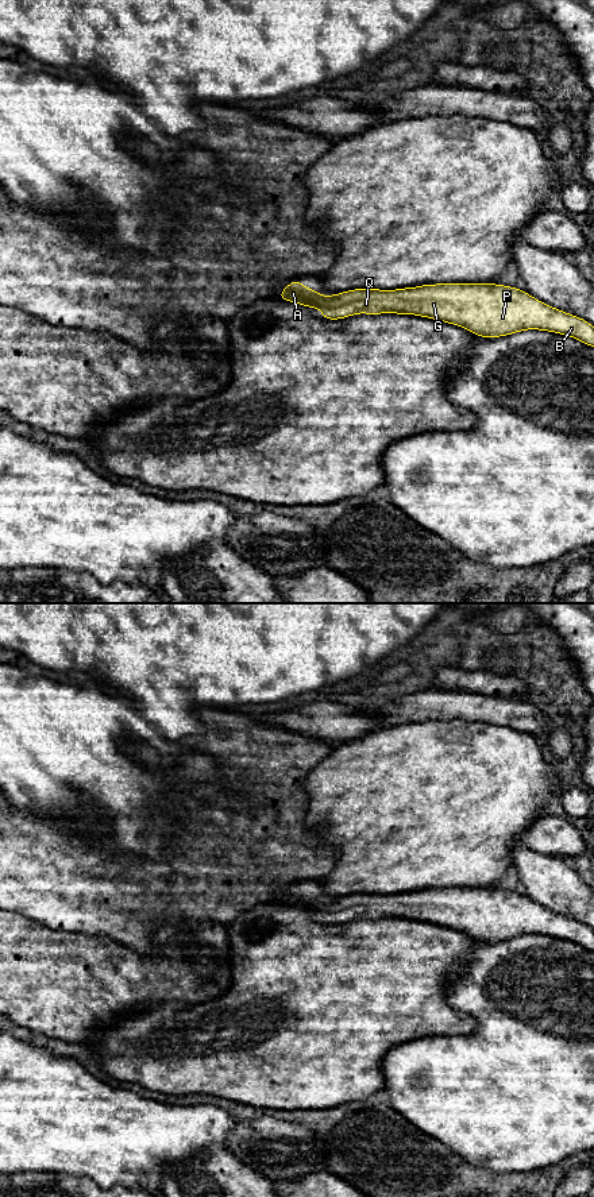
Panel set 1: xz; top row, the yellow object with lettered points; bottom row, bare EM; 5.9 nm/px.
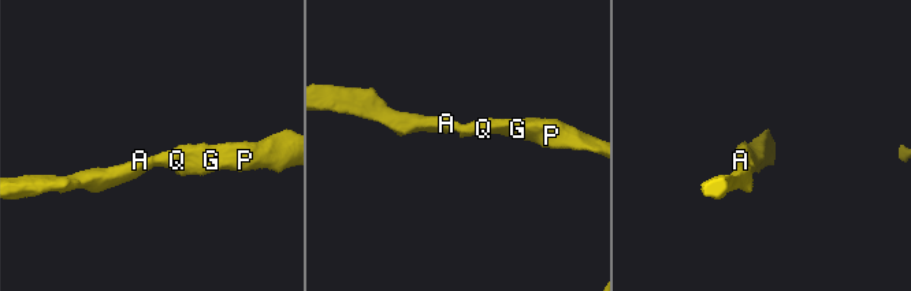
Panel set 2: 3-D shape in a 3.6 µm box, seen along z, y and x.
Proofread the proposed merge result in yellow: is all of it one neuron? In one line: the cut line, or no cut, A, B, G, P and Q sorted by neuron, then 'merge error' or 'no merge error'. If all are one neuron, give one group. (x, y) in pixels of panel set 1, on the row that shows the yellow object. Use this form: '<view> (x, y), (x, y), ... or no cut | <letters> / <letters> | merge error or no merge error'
no cut | A B G P Q | no merge error

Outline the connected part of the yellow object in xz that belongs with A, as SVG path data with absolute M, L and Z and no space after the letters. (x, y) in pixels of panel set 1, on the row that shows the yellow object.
M300 279L292 281L279 291L278 300L319 308L325 320L342 320L354 314L414 314L458 325L483 339L509 336L516 332L537 329L571 336L594 347L594 327L578 316L570 314L539 301L525 290L497 283L433 283L394 290L352 289L332 296L304 287Z

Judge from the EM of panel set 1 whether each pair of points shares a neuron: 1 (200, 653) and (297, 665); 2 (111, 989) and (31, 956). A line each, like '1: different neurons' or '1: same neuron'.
1: same neuron
2: same neuron

